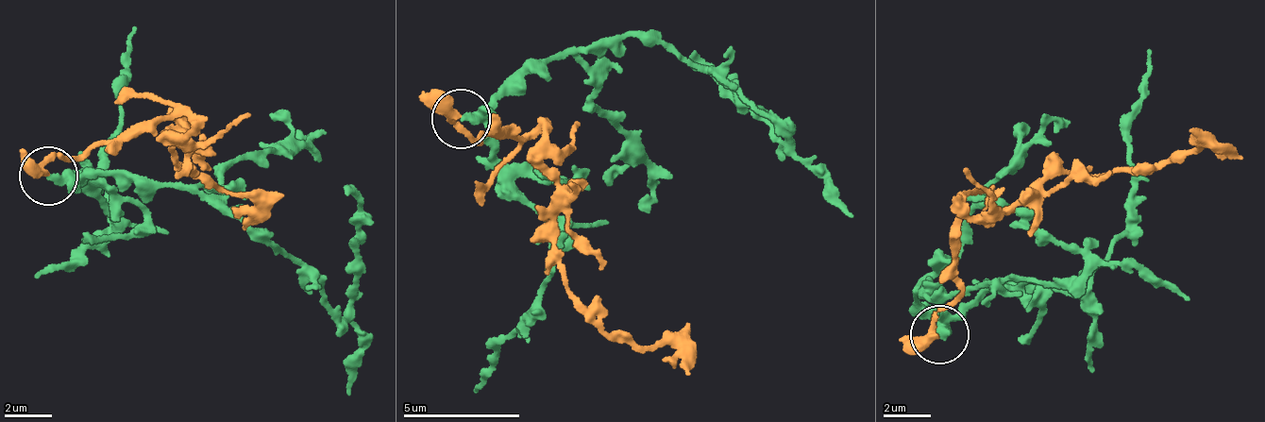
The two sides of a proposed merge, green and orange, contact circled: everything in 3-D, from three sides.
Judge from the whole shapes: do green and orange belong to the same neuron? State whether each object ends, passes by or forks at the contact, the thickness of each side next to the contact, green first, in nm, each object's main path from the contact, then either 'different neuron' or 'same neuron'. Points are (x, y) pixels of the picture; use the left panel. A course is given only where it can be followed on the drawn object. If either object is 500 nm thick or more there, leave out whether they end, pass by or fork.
green ends; orange passes by; calibres 340 and 280 nm; course green (46, 177), (115, 171), (223, 203), (305, 261), (343, 316), (363, 274), (345, 184); course orange (46, 177), (56, 159), (173, 123), (193, 175), (252, 198), (246, 229); same neuron

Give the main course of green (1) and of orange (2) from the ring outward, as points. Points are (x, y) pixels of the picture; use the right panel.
1: (940, 337), (918, 301), (930, 286), (960, 295), (986, 279), (1084, 273), (1077, 252), (974, 194), (955, 199)
2: (940, 337), (961, 295), (955, 268), (969, 210), (1005, 213), (1055, 176), (1172, 160), (1201, 143), (1244, 156)

